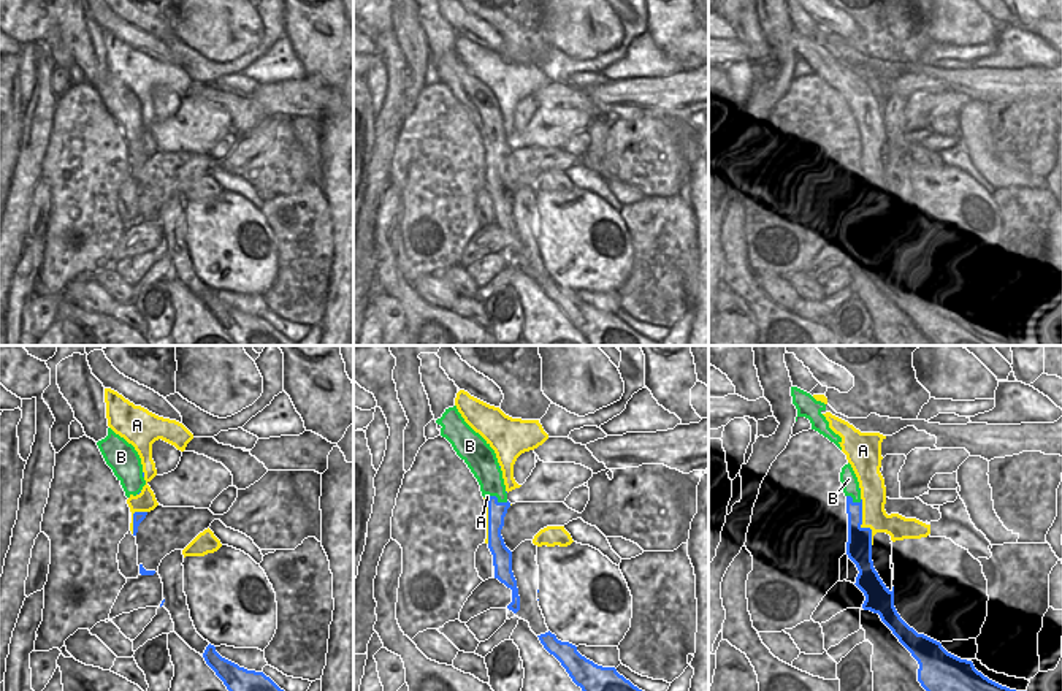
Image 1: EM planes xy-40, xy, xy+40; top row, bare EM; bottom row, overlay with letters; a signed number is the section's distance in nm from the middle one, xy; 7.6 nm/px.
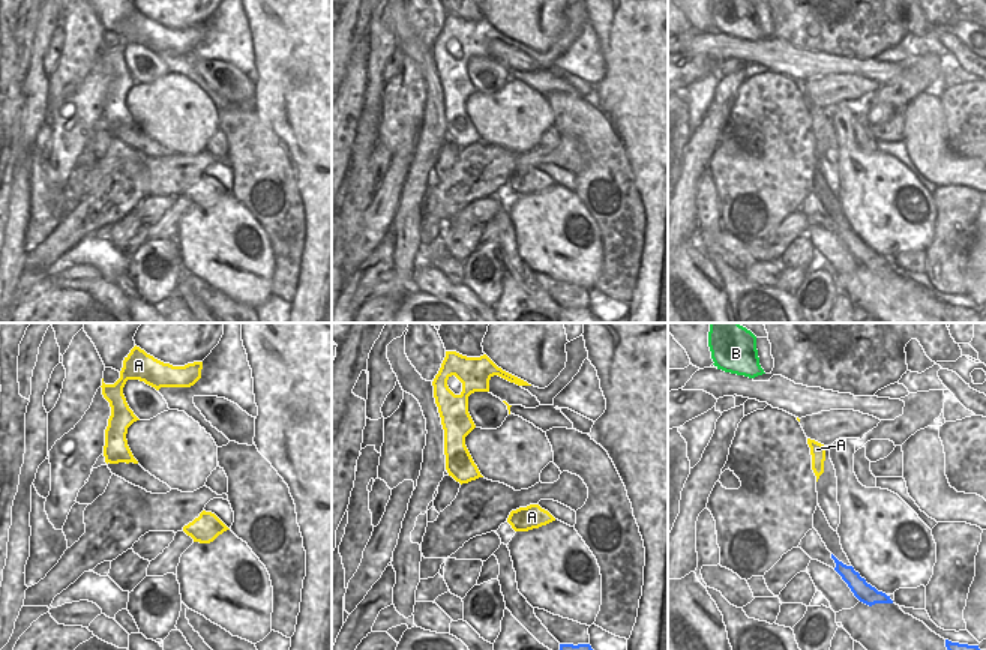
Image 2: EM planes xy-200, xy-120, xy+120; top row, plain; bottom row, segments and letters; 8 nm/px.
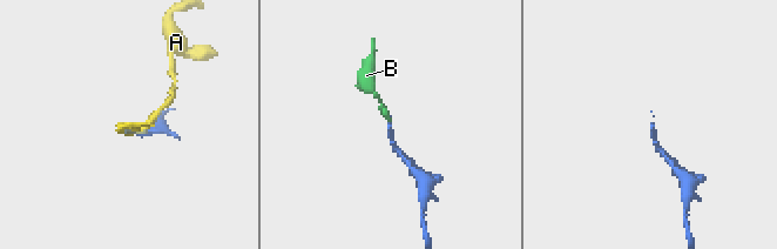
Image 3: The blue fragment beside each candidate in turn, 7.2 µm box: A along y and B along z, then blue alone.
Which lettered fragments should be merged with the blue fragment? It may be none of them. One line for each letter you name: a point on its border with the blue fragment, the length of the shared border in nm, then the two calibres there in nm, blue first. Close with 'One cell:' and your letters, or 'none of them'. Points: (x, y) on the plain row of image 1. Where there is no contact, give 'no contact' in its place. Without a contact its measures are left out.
B: contact xy (500, 148); length 150 nm; calibres 140 and 200 nm
One cell: B

